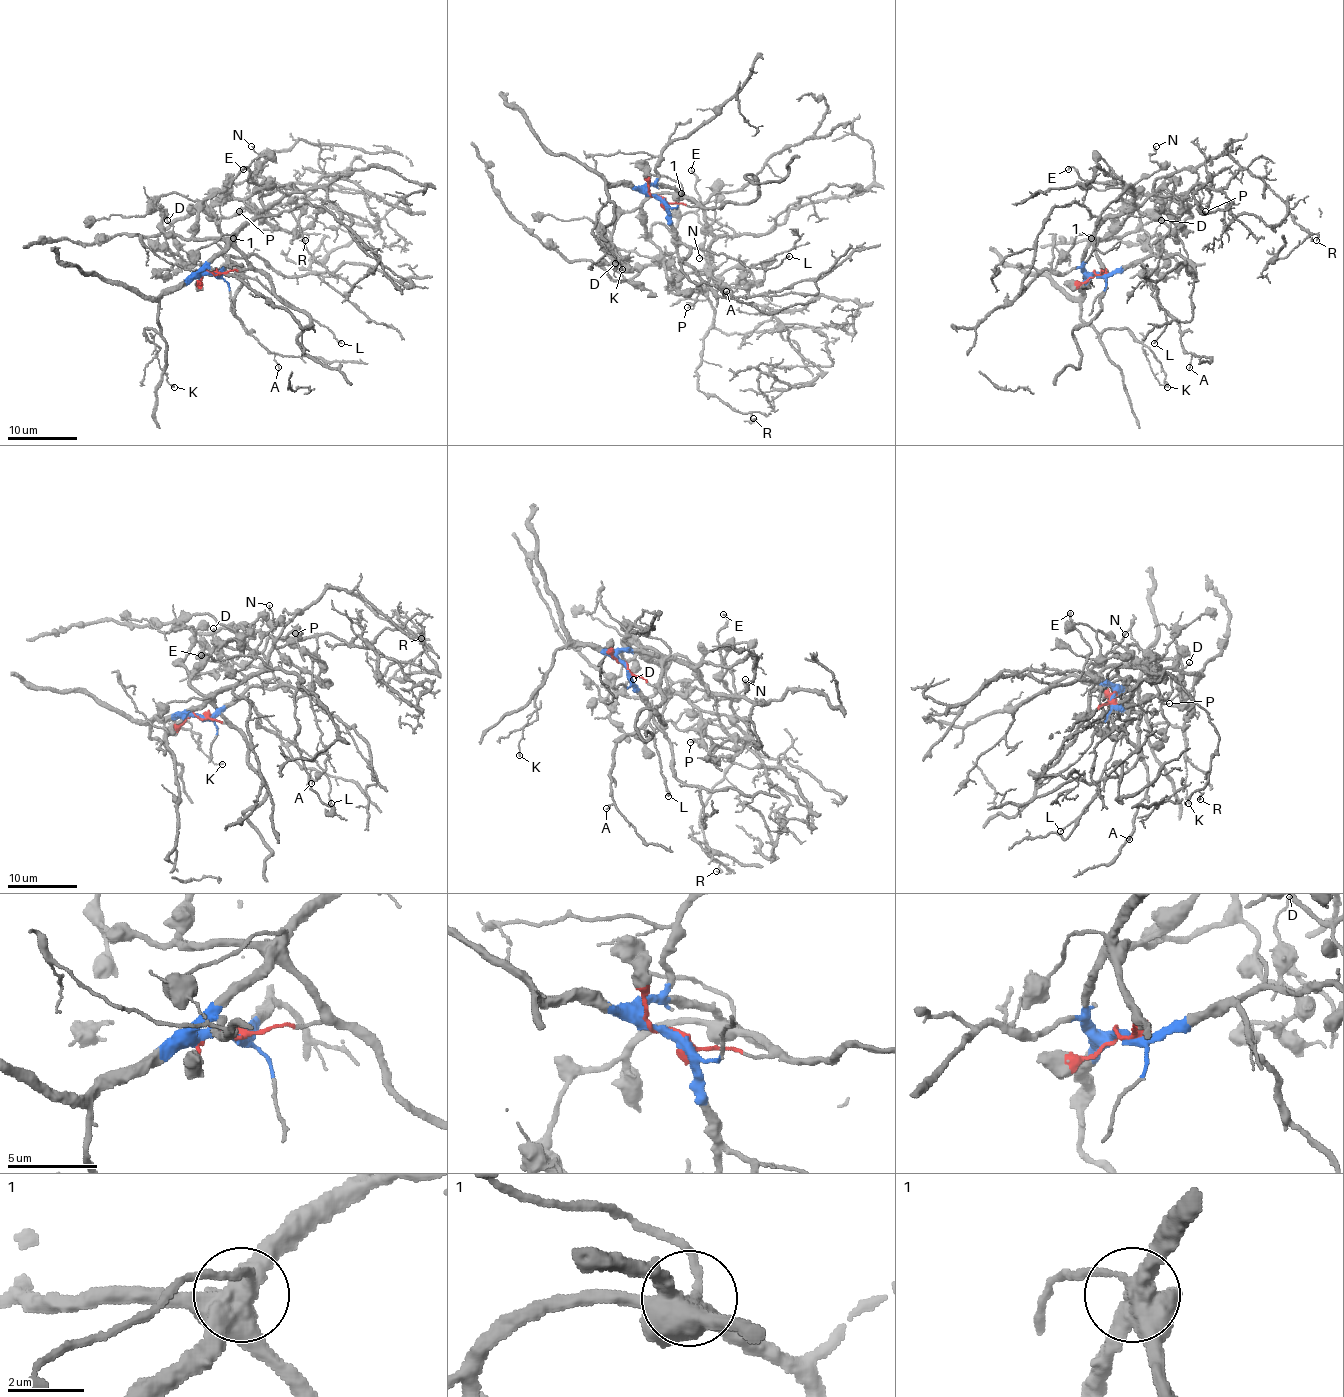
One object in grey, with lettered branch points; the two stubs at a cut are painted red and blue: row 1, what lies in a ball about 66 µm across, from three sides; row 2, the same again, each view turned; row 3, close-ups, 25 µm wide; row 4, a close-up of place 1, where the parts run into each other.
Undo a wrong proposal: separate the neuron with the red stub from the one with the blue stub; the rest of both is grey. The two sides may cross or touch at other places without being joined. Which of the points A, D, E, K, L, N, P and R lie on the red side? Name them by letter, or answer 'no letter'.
D, N, P

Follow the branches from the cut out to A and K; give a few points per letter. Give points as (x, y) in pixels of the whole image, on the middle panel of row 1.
A: (659, 198), (666, 207), (668, 224), (688, 250), (681, 271), (692, 282), (713, 283), (722, 294), (727, 290)
K: (659, 198), (607, 182), (607, 201), (598, 214), (593, 234), (622, 269)

